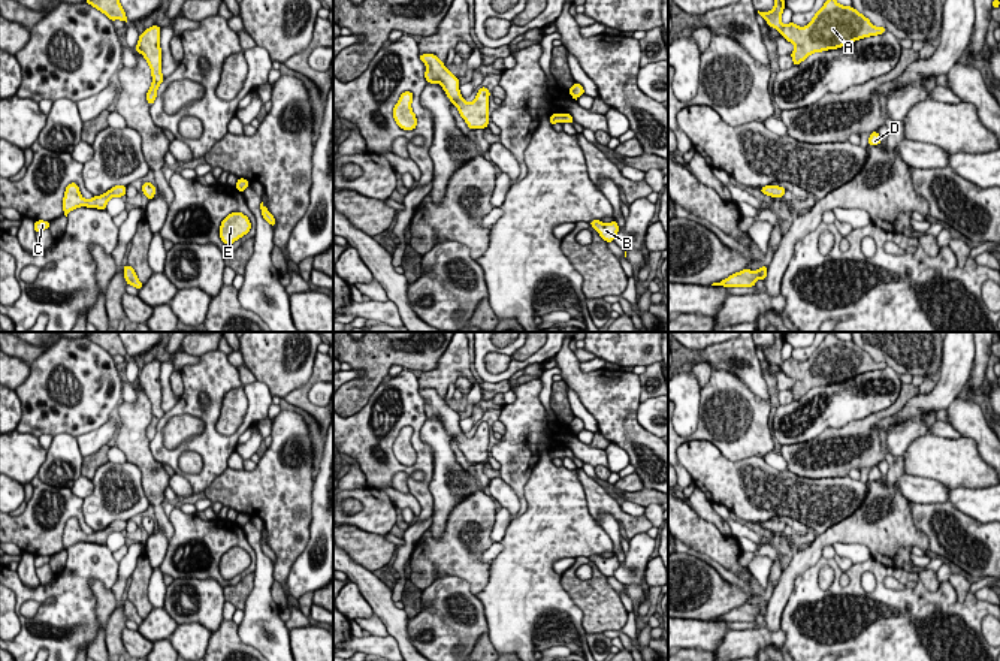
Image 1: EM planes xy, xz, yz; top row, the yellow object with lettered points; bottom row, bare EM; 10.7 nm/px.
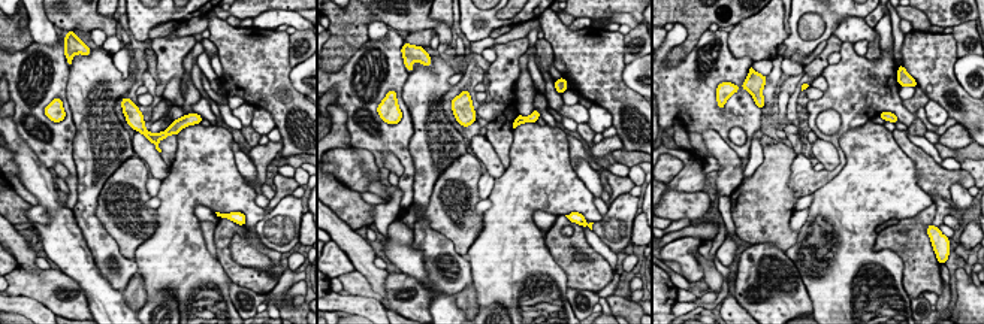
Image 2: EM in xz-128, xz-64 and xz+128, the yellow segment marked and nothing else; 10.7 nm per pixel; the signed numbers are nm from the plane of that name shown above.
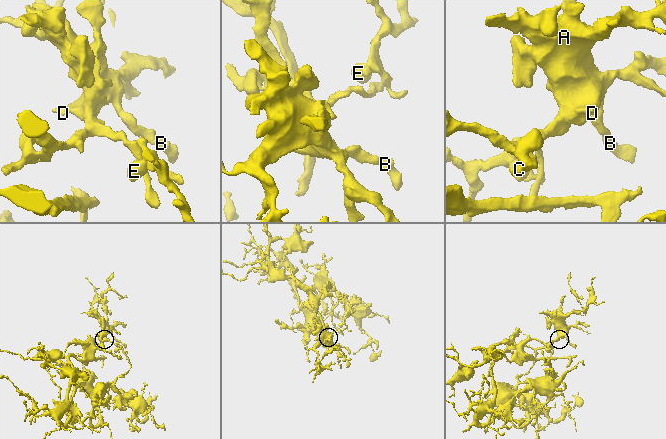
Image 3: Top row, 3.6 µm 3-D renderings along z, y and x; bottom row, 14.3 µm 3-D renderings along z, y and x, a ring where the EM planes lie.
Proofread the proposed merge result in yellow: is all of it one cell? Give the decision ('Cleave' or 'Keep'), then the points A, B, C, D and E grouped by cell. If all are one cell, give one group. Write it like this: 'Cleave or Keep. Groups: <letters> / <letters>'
Keep. Groups: A B C D E

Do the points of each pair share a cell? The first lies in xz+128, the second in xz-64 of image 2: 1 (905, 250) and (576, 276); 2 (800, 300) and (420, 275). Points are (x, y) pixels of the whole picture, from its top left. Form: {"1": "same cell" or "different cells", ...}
{"1": "same cell", "2": "different cells"}

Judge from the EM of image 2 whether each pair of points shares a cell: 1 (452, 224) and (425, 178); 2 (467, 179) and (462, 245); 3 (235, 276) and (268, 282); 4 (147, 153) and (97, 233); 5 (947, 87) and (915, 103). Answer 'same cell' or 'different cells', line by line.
1: different cells
2: same cell
3: same cell
4: different cells
5: different cells

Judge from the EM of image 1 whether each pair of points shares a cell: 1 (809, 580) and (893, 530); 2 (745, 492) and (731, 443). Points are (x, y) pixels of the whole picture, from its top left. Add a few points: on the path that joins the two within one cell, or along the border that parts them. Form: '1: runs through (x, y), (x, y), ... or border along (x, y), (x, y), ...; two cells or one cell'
1: border along (821, 557), (794, 580); two cells
2: border along (709, 441), (734, 461), (752, 456), (761, 458); two cells

